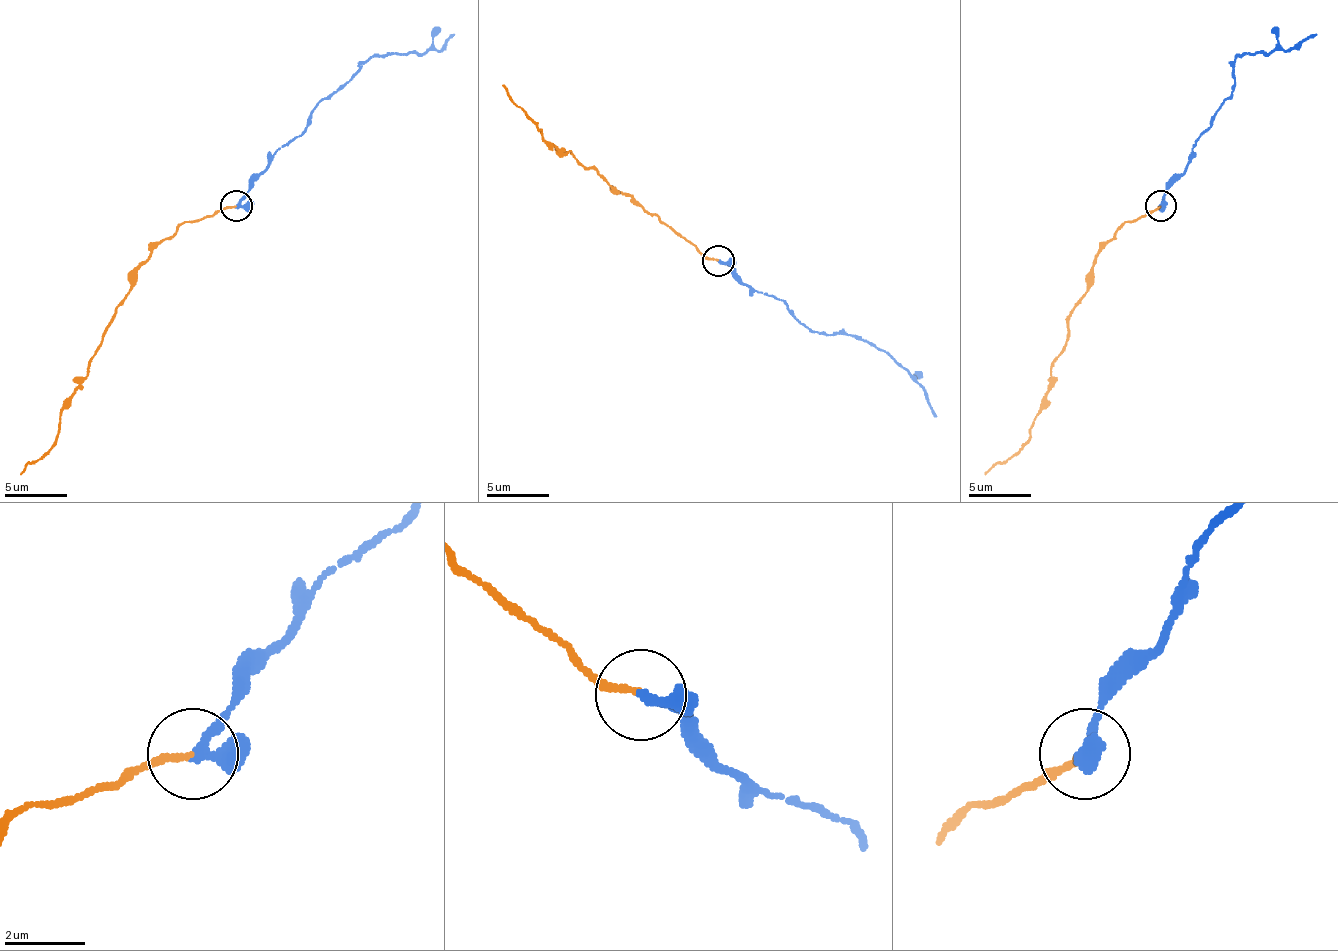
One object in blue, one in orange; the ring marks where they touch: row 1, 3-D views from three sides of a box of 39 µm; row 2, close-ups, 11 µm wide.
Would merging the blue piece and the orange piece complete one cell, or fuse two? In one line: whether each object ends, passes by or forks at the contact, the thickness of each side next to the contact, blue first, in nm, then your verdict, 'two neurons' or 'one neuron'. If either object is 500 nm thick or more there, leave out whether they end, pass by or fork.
blue passes by | orange ends | 240/160 nm | one neuron

